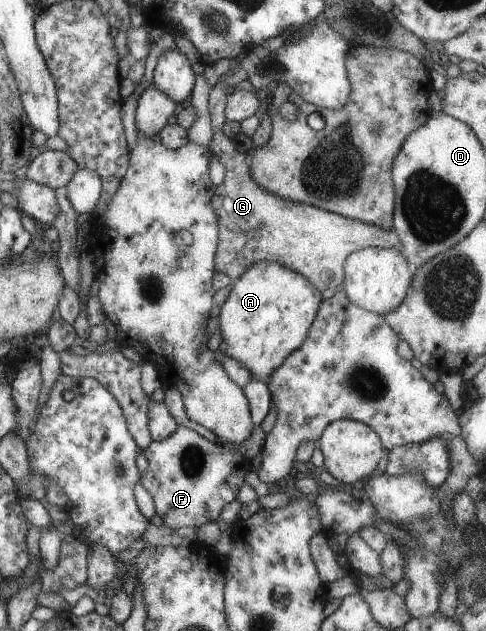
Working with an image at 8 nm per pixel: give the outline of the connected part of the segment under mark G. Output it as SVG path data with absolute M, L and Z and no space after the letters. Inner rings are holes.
M232 66L219 77L221 84L211 86L207 110L210 116L212 137L208 148L224 166L223 180L214 187L210 207L214 210L218 243L214 254L215 270L225 273L233 281L250 264L271 261L302 274L317 290L341 287L344 277L344 260L353 251L365 247L395 249L400 252L400 240L391 226L383 230L378 226L351 220L340 214L331 214L317 207L282 199L263 190L249 174L250 159L247 153L234 149L232 141L222 131L225 122L225 89L246 79L245 72Z

